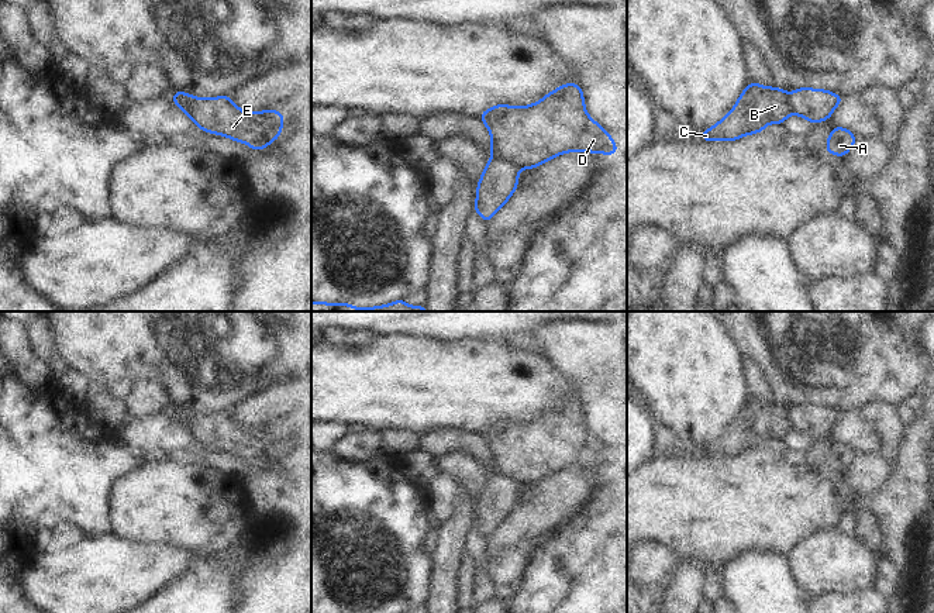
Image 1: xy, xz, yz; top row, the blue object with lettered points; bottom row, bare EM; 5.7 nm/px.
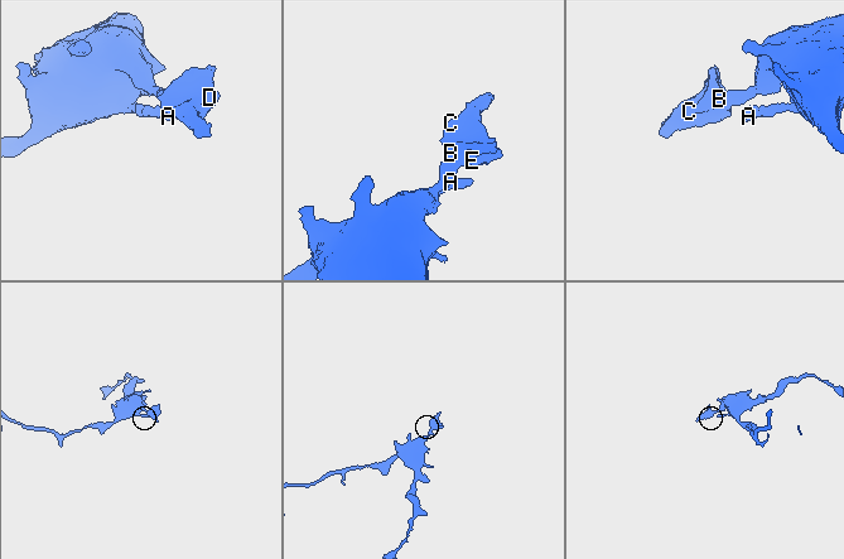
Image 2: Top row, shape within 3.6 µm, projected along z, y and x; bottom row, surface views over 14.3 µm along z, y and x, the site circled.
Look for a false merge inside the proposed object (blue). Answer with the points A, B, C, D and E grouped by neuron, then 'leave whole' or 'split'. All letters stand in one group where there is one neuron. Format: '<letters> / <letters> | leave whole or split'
A / B C D E | split

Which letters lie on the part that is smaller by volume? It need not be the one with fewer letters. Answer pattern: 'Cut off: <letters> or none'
Cut off: B, C, D, E

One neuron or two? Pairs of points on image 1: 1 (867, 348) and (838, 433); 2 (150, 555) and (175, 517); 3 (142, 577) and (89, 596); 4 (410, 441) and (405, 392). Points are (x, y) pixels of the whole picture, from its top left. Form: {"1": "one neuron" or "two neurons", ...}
{"1": "two neurons", "2": "two neurons", "3": "one neuron", "4": "two neurons"}

